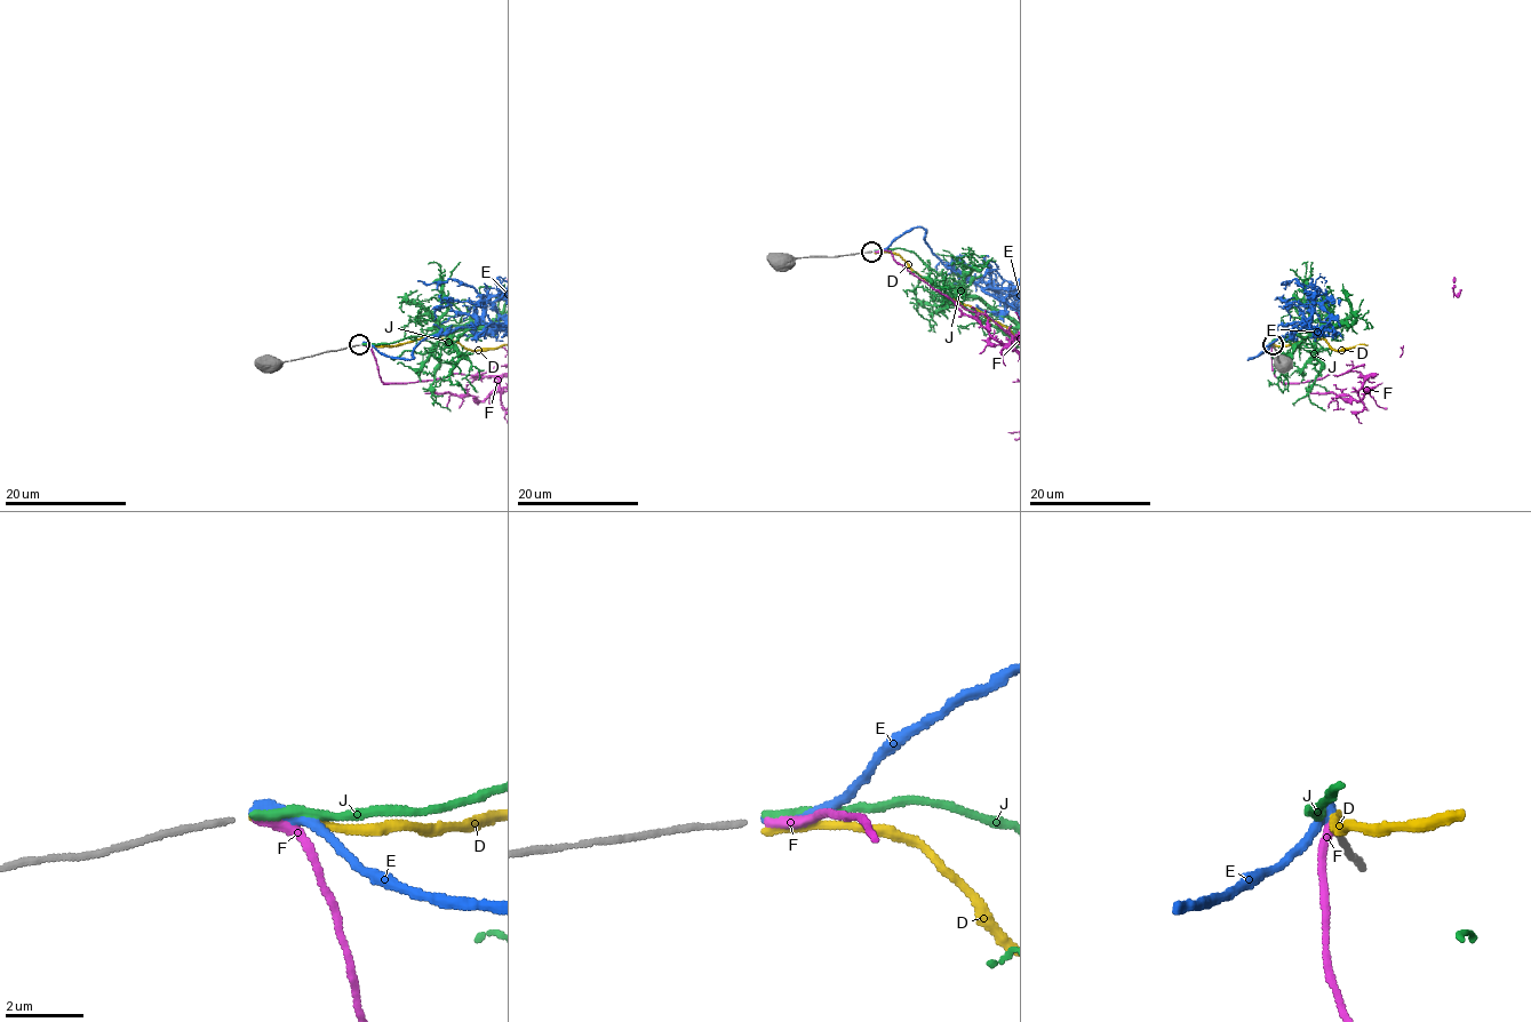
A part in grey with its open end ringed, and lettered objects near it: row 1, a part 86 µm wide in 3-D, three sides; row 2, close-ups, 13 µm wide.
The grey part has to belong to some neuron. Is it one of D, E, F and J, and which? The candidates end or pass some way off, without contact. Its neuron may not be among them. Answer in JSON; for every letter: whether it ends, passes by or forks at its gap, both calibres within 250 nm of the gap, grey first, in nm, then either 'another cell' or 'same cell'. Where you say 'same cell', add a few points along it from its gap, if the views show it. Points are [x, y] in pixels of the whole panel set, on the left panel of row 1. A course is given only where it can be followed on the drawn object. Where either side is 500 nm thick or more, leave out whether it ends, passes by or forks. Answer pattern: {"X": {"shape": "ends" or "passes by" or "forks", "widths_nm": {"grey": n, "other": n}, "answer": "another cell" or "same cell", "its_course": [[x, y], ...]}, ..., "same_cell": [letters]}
{"D": {"shape": "ends", "widths_nm": {"grey": 140, "other": 200}, "answer": "another cell"}, "E": {"shape": "ends", "widths_nm": {"grey": 140, "other": 300}, "answer": "another cell"}, "F": {"shape": "ends", "widths_nm": {"grey": 140, "other": 280}, "answer": "same cell"}, "J": {"shape": "ends", "widths_nm": {"grey": 140, "other": 200}, "answer": "another cell"}, "same_cell": ["F"]}

